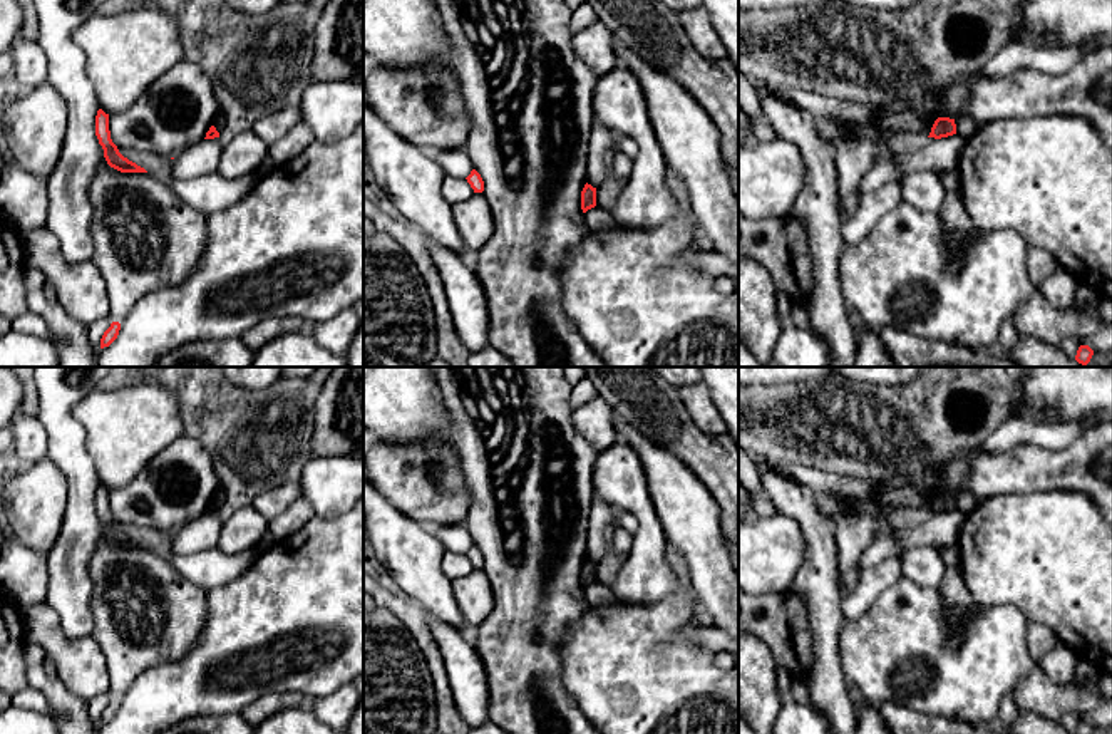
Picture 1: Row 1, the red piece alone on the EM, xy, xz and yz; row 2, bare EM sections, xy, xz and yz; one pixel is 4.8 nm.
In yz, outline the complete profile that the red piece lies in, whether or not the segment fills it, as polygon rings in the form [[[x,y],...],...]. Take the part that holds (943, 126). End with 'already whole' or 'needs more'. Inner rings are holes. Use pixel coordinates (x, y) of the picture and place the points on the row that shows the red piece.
[[[938,117],[928,137],[941,139],[956,134],[955,119]]] | already whole

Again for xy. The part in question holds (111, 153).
[[[99,109],[95,116],[95,136],[111,168],[121,173],[147,173],[144,168],[137,166],[119,152],[117,146],[111,139],[109,114],[106,114],[102,109]]] | already whole

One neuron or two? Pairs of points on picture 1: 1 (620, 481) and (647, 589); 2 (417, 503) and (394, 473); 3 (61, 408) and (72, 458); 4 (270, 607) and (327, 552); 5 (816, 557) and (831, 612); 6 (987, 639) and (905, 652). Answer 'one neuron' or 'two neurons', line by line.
1: one neuron
2: one neuron
3: one neuron
4: one neuron
5: one neuron
6: one neuron

